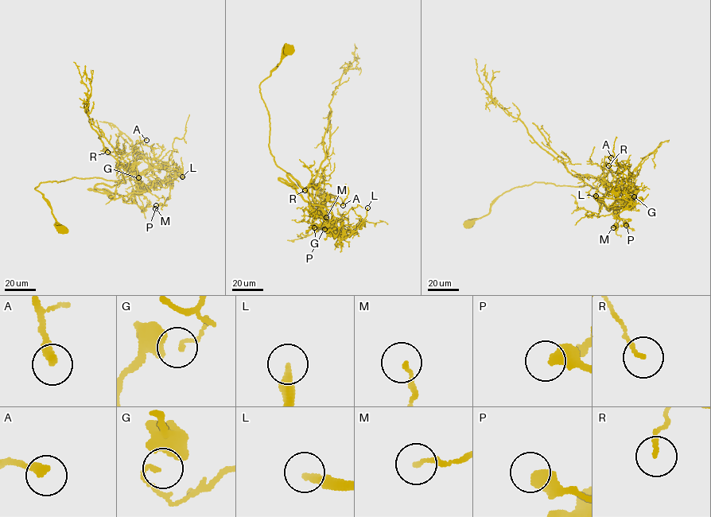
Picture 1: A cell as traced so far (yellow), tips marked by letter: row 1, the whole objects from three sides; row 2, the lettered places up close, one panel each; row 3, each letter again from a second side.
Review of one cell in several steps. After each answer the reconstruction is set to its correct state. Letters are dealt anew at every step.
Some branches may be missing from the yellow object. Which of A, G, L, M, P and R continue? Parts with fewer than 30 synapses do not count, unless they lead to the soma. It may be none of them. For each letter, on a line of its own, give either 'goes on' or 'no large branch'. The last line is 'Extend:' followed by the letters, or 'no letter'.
A: no large branch
G: no large branch
L: no large branch
M: no large branch
P: no large branch
R: no large branch
Extend: no letter

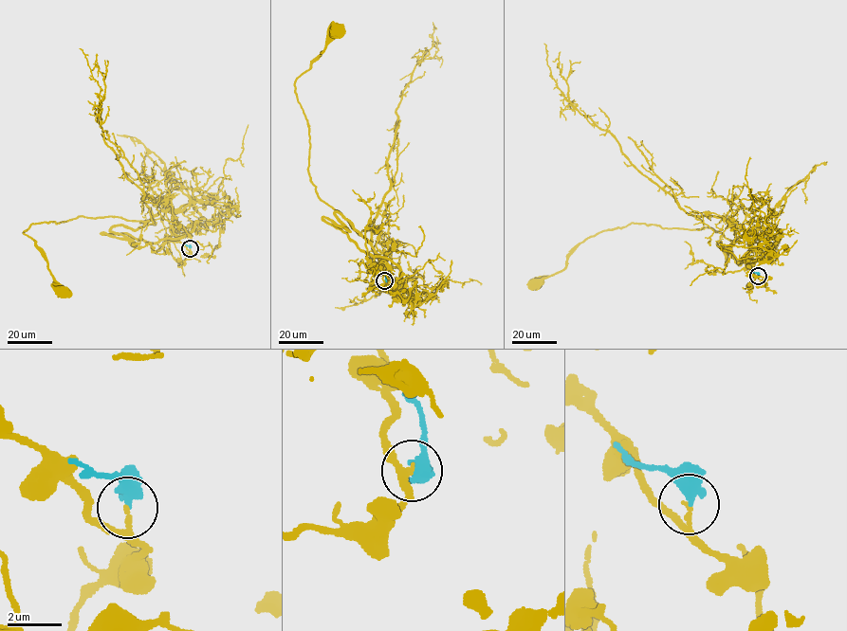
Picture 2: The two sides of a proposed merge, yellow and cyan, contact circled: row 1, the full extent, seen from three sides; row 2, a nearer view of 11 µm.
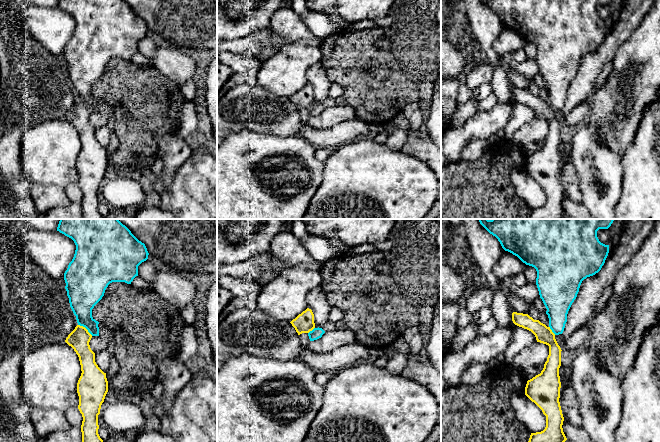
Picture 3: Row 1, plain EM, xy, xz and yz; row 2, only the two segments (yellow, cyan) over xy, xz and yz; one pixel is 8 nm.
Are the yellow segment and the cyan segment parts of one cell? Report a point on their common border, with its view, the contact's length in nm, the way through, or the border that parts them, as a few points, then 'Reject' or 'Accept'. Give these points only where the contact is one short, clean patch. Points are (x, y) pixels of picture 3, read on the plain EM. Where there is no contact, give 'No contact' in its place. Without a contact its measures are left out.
Touches yellow at xy (85, 104). Shared border 150 nm. Boundary: xy (78, 100), (82, 101), (92, 111). Reject

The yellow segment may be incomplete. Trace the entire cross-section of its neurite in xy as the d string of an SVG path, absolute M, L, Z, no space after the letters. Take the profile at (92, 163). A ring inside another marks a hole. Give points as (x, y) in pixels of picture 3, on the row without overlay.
M77 101L65 118L78 131L82 147L77 159L78 185L83 193L81 219L105 219L98 210L98 191L108 168L108 157L95 138L95 129L89 121L91 114L85 103Z

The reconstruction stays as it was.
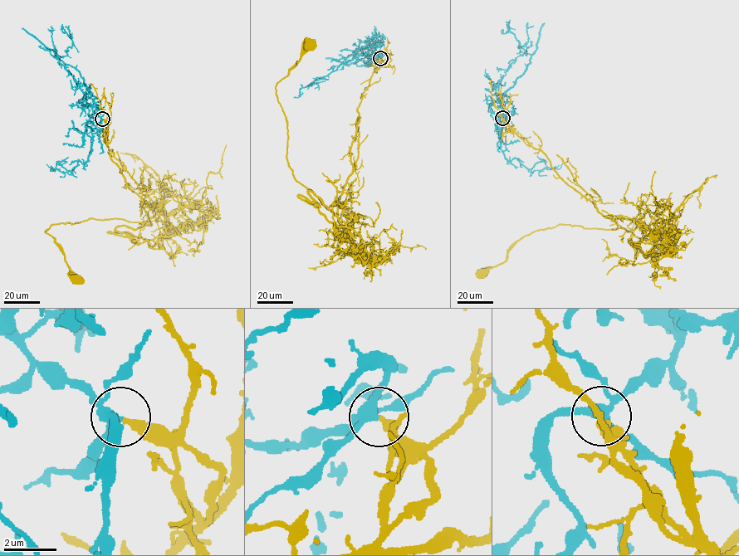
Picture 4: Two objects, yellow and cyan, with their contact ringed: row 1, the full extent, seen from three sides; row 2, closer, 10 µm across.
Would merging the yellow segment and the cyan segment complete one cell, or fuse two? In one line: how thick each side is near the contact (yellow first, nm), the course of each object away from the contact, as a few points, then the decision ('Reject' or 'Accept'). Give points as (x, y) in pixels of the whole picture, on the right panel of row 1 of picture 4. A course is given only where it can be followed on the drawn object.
Thickness 280 nm (yellow) against 280 nm. Course of yellow: (502, 118), (602, 214), (634, 221), (643, 236), (623, 228), (560, 224), (525, 235), (506, 260), (483, 274). Course of cyan: (502, 118), (507, 112), (501, 96), (531, 62), (531, 56), (521, 47), (508, 27), (515, 29). Reject

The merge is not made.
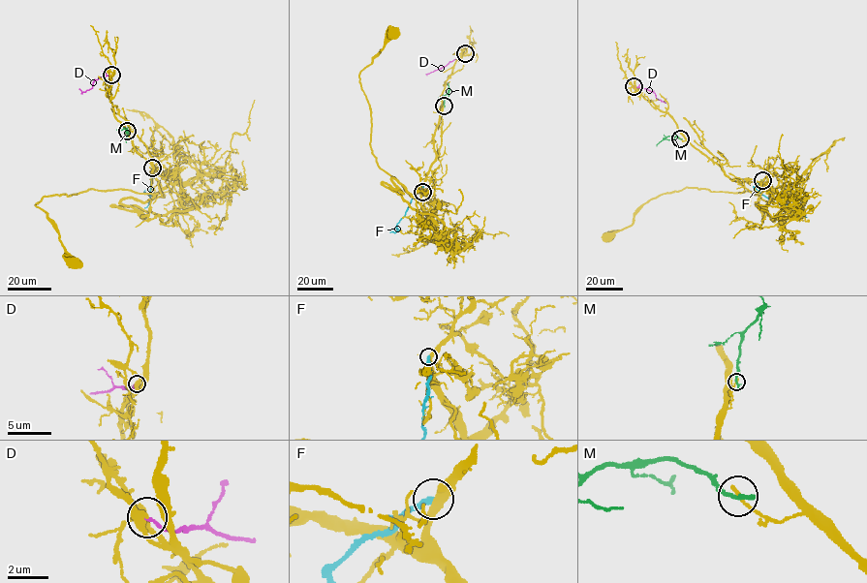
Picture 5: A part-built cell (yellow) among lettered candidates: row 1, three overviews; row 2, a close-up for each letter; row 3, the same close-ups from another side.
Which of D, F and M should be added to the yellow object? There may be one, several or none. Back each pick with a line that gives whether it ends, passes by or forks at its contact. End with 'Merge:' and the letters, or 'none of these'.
Merge: none of these

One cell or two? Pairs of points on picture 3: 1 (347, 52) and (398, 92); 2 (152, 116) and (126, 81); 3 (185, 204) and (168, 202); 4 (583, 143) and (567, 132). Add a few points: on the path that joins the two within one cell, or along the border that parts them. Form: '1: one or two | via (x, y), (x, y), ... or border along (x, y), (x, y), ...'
1: one | via (353, 67), (378, 92), (383, 92)
2: one | via (146, 107), (146, 104), (132, 90)
3: one | via (181, 204), (179, 202), (172, 202)
4: two | border along (576, 127), (571, 140), (571, 150), (568, 153)

